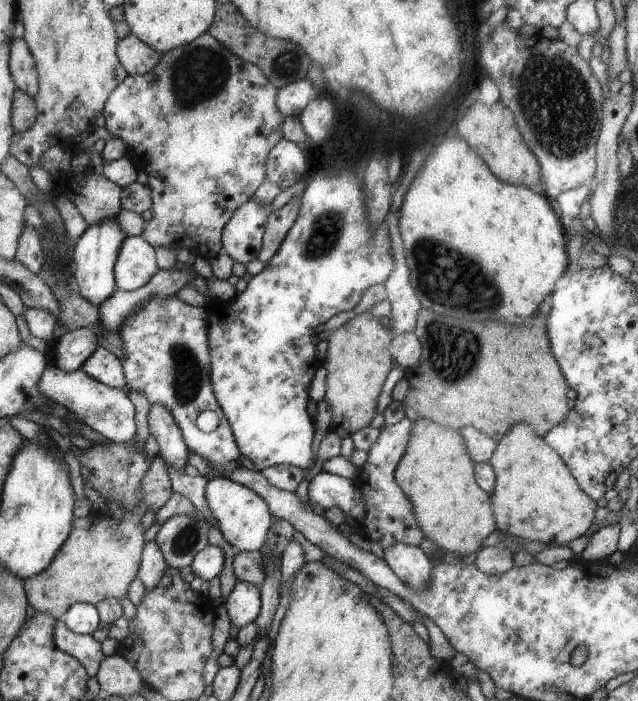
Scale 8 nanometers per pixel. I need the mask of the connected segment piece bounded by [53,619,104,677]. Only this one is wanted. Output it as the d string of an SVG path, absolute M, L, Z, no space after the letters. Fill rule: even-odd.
M56 619L53 642L61 652L79 660L90 677L96 676L99 662L104 655L101 653L100 642L97 642L92 635L75 634L67 630L63 622Z

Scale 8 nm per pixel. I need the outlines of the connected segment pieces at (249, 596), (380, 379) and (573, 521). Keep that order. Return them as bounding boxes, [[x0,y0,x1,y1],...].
[[223,580,261,628],[320,311,395,439],[489,424,595,547]]

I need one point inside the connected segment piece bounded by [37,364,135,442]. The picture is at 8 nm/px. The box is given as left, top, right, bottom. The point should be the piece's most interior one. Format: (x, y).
(107, 410)

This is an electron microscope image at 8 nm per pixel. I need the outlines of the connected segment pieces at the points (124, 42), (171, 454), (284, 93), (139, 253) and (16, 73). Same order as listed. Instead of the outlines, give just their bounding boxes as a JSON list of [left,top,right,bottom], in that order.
[[115,33,163,75],[147,404,187,472],[275,80,317,117],[113,235,157,290],[9,38,37,98]]

